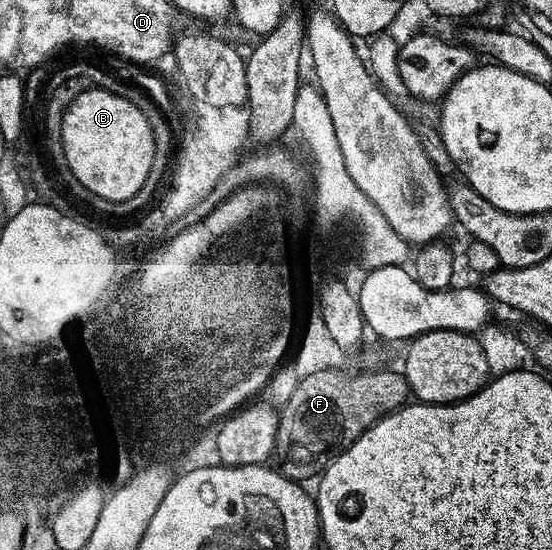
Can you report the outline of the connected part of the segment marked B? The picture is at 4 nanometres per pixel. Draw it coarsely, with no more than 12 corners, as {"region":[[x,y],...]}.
{"region":[[85,89],[62,144],[79,183],[135,196],[155,160],[140,105]]}

